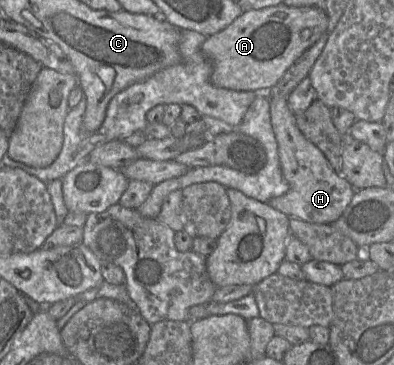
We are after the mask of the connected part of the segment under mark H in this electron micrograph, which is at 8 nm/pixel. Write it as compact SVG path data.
M270 95L269 107L281 171L289 184L289 190L279 197L271 198L267 204L289 217L297 217L310 223L330 224L336 221L354 196L352 186L330 167L322 151L301 133L286 97Z

